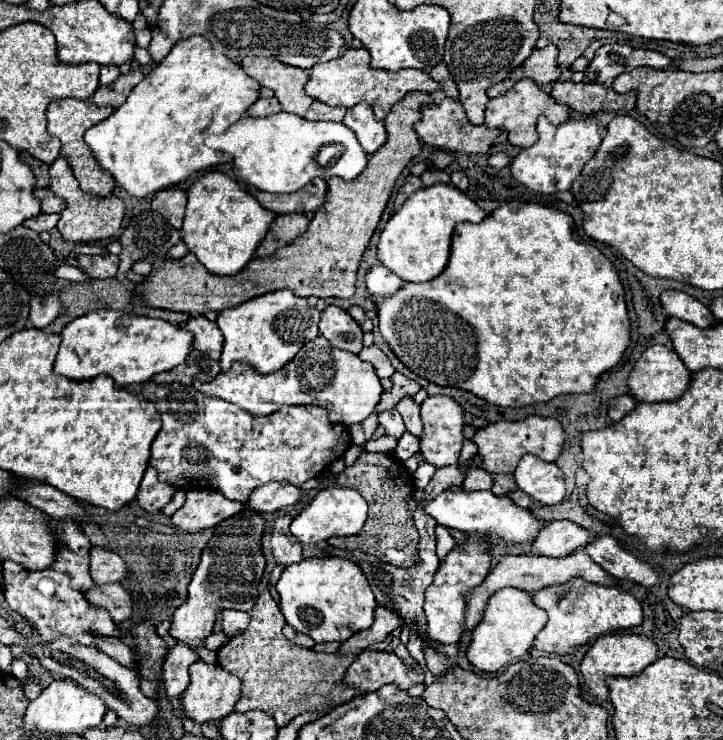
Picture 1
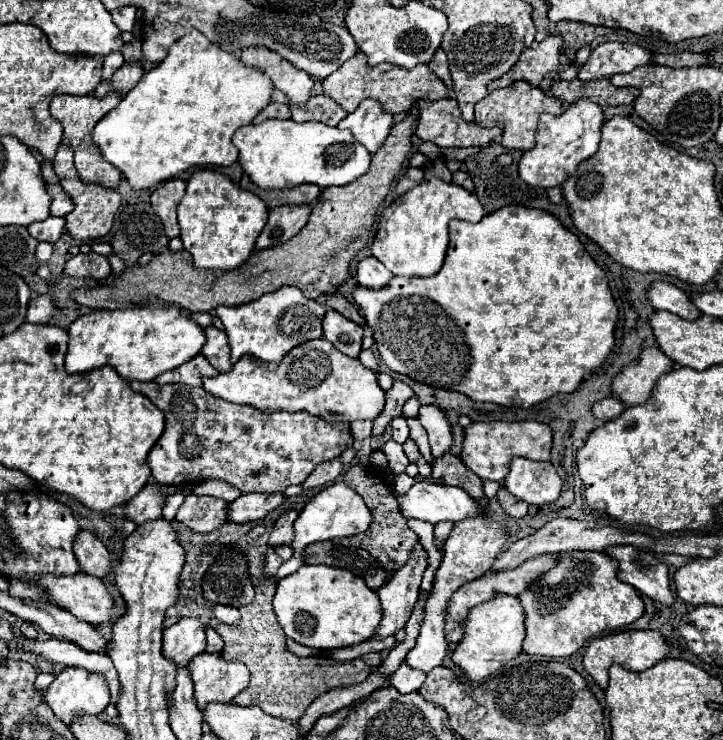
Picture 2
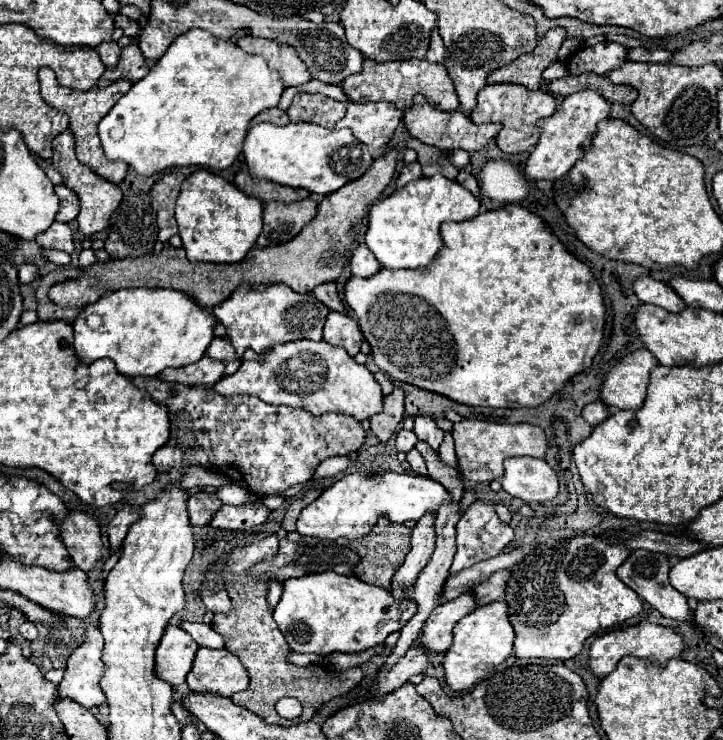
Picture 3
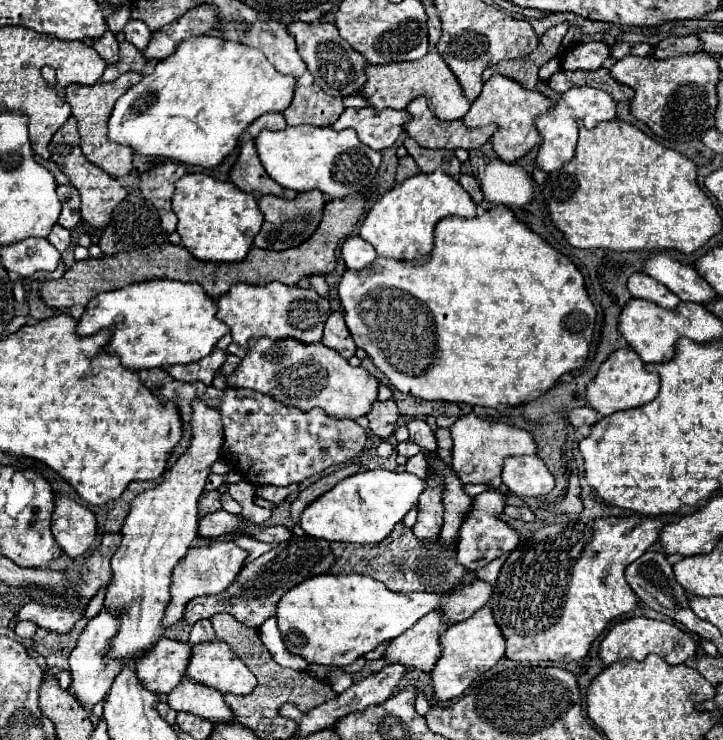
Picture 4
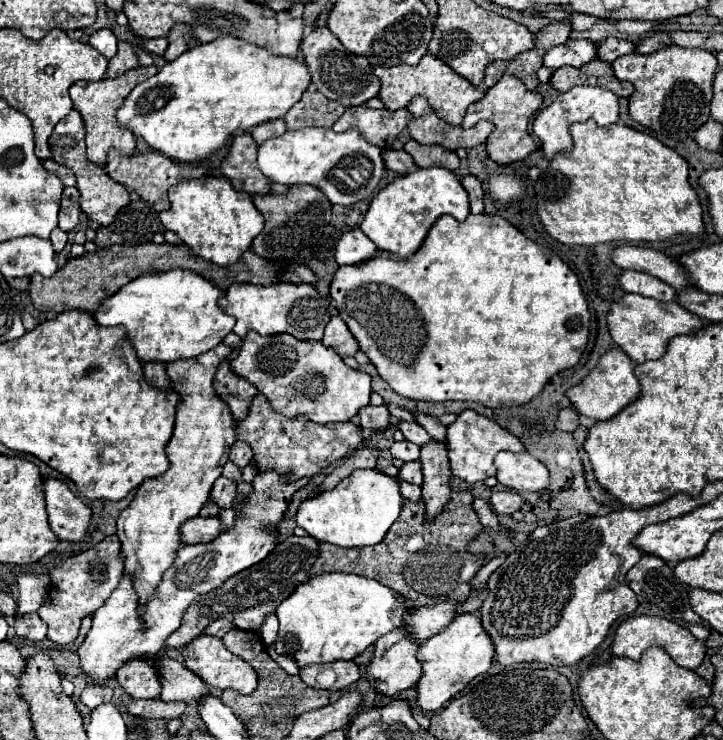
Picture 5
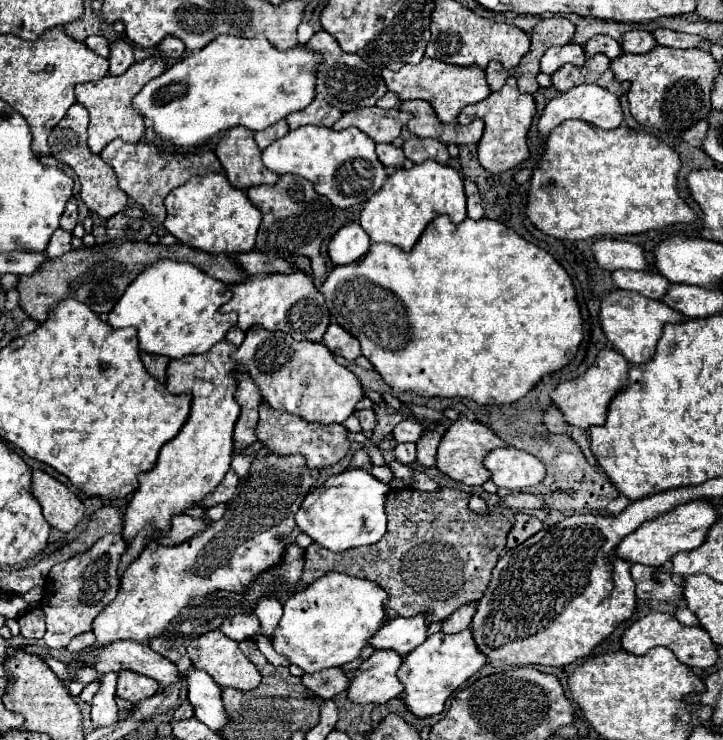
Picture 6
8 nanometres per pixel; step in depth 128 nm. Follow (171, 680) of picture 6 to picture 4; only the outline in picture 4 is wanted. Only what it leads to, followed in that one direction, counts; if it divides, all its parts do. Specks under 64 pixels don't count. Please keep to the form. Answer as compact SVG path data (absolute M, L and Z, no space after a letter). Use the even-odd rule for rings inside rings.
M184 678L180 686L176 686L168 694L168 704L178 712L190 712L198 718L210 720L212 724L236 722L232 708L228 708L228 704L224 702L224 694L208 686L196 684L194 680Z

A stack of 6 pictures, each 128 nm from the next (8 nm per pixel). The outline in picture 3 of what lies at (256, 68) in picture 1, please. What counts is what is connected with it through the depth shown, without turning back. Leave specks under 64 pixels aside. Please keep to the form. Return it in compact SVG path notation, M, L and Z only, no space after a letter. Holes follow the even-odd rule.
M242 36L238 46L246 54L262 56L268 62L268 66L280 74L284 86L302 86L310 82L310 72L304 66L304 62L296 56L294 48L276 44L274 40L254 38L254 36Z

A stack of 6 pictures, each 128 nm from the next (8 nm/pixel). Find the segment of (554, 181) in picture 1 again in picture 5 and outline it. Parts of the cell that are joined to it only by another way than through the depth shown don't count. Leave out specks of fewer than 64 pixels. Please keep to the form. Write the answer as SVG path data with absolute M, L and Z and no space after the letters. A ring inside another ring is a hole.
M574 86L572 90L560 94L550 106L542 108L532 122L532 130L538 136L538 140L542 142L544 158L550 162L556 154L570 152L574 148L574 142L570 136L570 124L574 120L588 120L590 118L594 119L599 126L614 124L618 120L618 98L606 88Z

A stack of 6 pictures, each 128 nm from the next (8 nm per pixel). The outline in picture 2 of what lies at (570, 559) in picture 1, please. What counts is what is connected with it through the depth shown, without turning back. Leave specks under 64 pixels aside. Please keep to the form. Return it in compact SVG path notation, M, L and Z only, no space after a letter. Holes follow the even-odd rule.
M544 554L544 556L540 556L540 558L530 558L530 560L522 562L520 566L516 566L516 568L512 568L512 570L486 572L484 576L476 578L474 582L468 582L468 584L464 584L462 588L458 588L458 592L452 594L452 600L450 600L450 604L448 604L448 616L446 616L446 636L448 636L448 642L458 644L458 642L462 640L462 636L464 636L464 622L468 620L468 612L470 612L476 604L480 604L480 602L484 602L484 600L490 600L490 598L494 598L494 596L498 596L498 594L518 596L518 594L522 594L532 582L536 582L542 574L546 574L548 570L552 570L556 564L558 564L558 562L556 562L554 556Z

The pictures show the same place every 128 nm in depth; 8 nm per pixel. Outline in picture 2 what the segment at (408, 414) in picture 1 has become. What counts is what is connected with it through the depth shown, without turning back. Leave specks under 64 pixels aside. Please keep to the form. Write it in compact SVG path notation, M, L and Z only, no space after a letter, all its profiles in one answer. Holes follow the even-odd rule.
M410 416L410 418L406 418L406 422L408 422L408 428L410 428L410 438L418 444L422 456L432 464L432 454L430 454L430 446L428 446L428 434L424 432L420 420L414 418L414 416Z

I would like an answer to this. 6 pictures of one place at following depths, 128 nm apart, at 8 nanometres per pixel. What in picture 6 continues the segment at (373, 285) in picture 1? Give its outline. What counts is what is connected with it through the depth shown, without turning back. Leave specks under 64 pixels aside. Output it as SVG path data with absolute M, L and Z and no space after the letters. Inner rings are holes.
M348 222L342 226L328 244L328 256L334 264L350 264L360 260L370 248L368 234L358 222Z

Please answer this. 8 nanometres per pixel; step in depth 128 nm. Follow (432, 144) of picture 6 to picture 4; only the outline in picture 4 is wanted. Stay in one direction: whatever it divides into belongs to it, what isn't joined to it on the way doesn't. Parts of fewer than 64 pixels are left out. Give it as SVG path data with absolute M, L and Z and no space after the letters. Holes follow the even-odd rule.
M406 138L404 146L406 146L408 154L420 166L420 172L428 174L434 170L442 170L448 176L460 176L460 162L452 150L428 150L428 148L418 146L412 138Z

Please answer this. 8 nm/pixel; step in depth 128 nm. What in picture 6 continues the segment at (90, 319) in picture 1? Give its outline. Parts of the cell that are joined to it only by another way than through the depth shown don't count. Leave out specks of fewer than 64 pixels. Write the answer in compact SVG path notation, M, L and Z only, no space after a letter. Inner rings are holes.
M158 260L142 272L122 294L108 314L112 328L134 326L142 352L168 358L204 354L224 340L226 332L236 326L236 314L222 314L220 306L232 298L230 286L206 276L196 266L174 260Z

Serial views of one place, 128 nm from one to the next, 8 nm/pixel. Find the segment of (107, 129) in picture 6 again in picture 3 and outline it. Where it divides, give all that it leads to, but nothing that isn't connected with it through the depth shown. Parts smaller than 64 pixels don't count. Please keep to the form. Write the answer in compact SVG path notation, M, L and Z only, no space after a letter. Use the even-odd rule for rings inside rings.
M40 68L38 72L38 78L40 78L40 90L42 90L42 98L56 110L62 110L68 114L70 118L70 132L74 134L76 138L76 158L80 164L88 166L92 172L96 172L98 176L102 176L104 180L108 182L114 182L114 184L120 184L128 172L128 166L126 164L120 164L120 162L108 162L108 158L104 156L104 150L100 146L100 138L98 138L98 122L110 112L110 108L120 100L120 96L124 96L128 90L130 90L130 82L128 80L120 80L120 82L114 82L112 86L106 86L106 88L92 88L92 90L86 90L86 92L80 92L80 90L70 90L70 88L62 88L58 86L56 78L54 78L54 72L50 68Z

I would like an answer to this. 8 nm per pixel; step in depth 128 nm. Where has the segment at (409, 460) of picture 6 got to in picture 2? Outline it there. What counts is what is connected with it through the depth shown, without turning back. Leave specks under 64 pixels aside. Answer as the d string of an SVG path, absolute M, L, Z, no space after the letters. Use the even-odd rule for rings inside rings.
M396 416L396 418L390 422L390 428L392 428L392 438L394 438L398 444L404 444L404 440L408 438L406 420L404 420L402 416Z

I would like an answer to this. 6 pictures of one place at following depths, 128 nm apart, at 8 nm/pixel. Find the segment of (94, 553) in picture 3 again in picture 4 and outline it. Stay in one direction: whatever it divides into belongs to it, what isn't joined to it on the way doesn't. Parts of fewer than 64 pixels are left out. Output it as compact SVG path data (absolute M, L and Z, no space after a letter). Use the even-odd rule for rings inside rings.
M56 496L52 534L62 550L72 560L78 560L92 548L96 538L96 518L92 510L70 500L68 496Z

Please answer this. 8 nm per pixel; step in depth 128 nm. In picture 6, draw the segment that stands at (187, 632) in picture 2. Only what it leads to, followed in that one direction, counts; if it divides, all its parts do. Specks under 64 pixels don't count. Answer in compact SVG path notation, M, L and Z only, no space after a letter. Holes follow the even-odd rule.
M120 670L118 672L118 690L116 694L128 702L138 702L144 698L150 698L158 692L160 686L156 686L154 680L146 678L144 674L132 672L132 670Z

